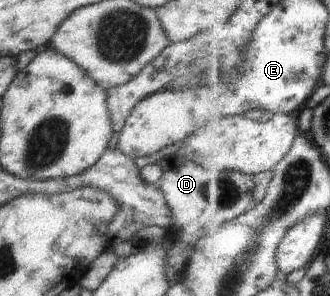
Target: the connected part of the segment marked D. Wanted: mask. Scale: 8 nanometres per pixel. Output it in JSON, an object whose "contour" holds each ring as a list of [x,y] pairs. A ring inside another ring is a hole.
{"contour":[[[177,154],[157,160],[155,164],[163,171],[157,187],[163,192],[165,201],[171,209],[170,226],[183,230],[183,232],[177,232],[177,238],[187,242],[191,247],[205,232],[213,228],[221,230],[225,224],[238,219],[255,206],[256,175],[241,171],[217,172],[211,168],[203,169],[196,162]],[[217,198],[225,198],[225,200],[217,200]]]}

